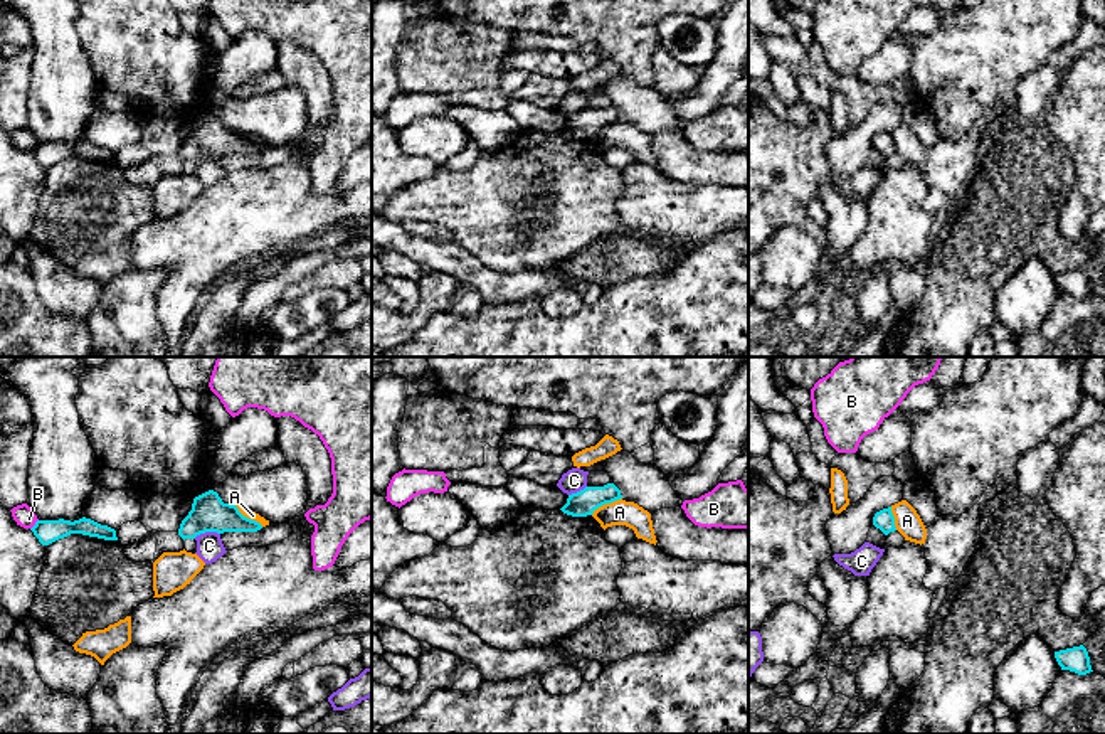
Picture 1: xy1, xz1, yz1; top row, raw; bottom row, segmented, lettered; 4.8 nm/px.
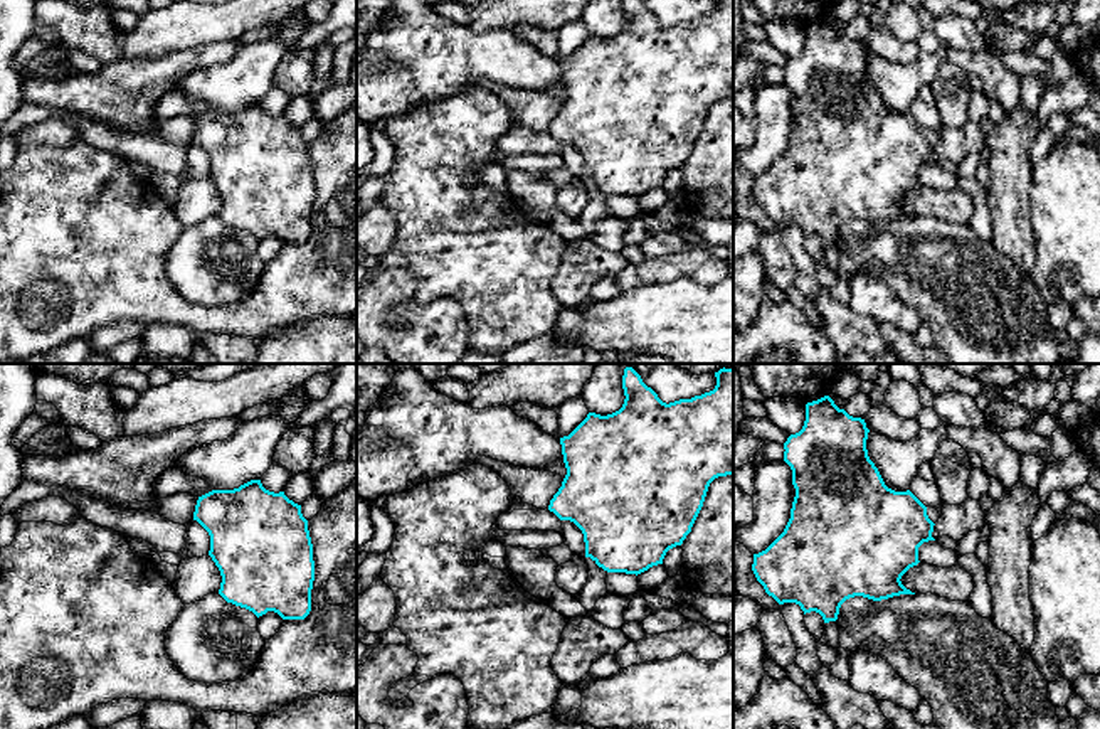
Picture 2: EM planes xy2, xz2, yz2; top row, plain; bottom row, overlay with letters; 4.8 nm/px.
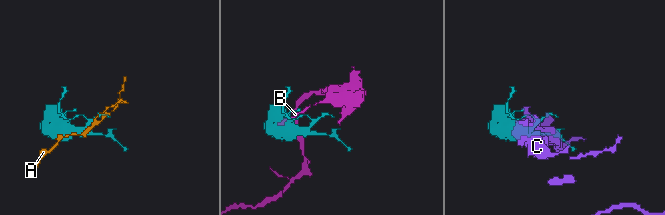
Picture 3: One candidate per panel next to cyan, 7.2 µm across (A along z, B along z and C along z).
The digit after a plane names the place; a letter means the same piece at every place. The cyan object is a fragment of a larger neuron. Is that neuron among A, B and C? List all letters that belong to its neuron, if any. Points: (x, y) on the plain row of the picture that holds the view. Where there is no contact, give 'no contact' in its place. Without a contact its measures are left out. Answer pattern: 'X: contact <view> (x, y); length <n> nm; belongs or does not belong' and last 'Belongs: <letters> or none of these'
A: contact xz1 (606, 125); length 170 nm; does not belong
B: contact xy1 (36, 147); length 70 nm; does not belong
C: contact xy1 (206, 154); length 130 nm; does not belong
Belongs: none of these

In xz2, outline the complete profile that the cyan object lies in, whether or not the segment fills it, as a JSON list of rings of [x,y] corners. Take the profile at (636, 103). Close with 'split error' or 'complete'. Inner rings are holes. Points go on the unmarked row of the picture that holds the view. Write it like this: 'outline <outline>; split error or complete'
outline [[[622,0],[624,27],[619,34],[587,40],[560,61],[567,98],[548,133],[574,145],[584,157],[585,180],[607,195],[641,197],[663,187],[666,175],[681,168],[703,130],[710,106],[733,98],[733,0],[717,0],[713,13],[691,22],[663,25],[641,0]]]; complete

